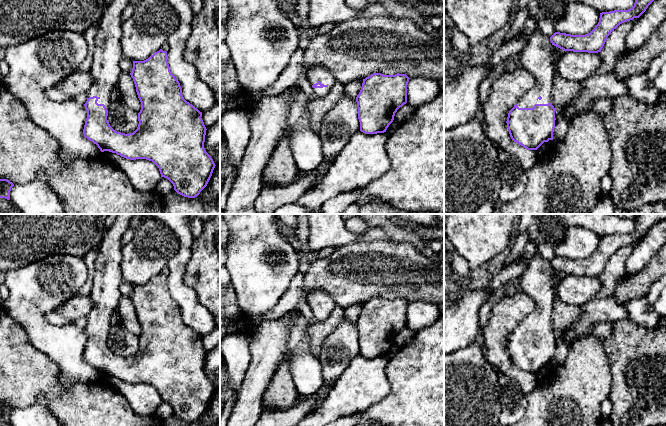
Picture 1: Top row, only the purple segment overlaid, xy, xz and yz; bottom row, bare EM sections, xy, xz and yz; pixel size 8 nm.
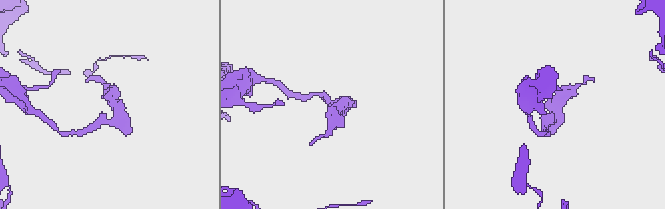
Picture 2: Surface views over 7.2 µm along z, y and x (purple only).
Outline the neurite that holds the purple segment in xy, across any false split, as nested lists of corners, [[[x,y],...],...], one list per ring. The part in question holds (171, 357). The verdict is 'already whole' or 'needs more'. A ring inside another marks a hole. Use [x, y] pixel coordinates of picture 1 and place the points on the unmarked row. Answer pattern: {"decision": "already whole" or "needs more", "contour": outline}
{"decision": "needs more", "contour": [[[118,214],[113,224],[106,229],[99,246],[94,263],[93,286],[89,295],[94,306],[86,316],[87,325],[84,330],[87,342],[83,358],[96,368],[101,376],[109,375],[130,384],[152,385],[159,392],[161,401],[167,402],[178,418],[195,422],[207,410],[216,389],[204,372],[207,353],[201,342],[202,336],[184,323],[180,307],[170,295],[166,275],[160,273],[144,285],[133,285],[130,299],[141,326],[137,353],[129,358],[117,356],[107,344],[108,332],[112,326],[111,316],[122,296],[119,290],[123,283],[120,268],[121,239],[129,229],[133,216],[134,214]]]}

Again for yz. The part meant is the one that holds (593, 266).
{"decision": "needs more", "contour": [[[640,214],[634,219],[635,227],[632,232],[628,234],[614,234],[600,237],[598,248],[590,257],[585,259],[571,259],[555,256],[549,262],[539,251],[533,258],[529,259],[527,269],[520,278],[520,286],[522,291],[534,300],[536,307],[530,315],[521,321],[508,337],[506,347],[511,363],[527,374],[537,374],[544,366],[553,364],[556,344],[556,333],[551,327],[551,312],[555,299],[552,279],[553,269],[565,276],[601,276],[607,261],[612,255],[624,246],[639,242],[654,224],[664,219],[666,219],[666,214]]]}

